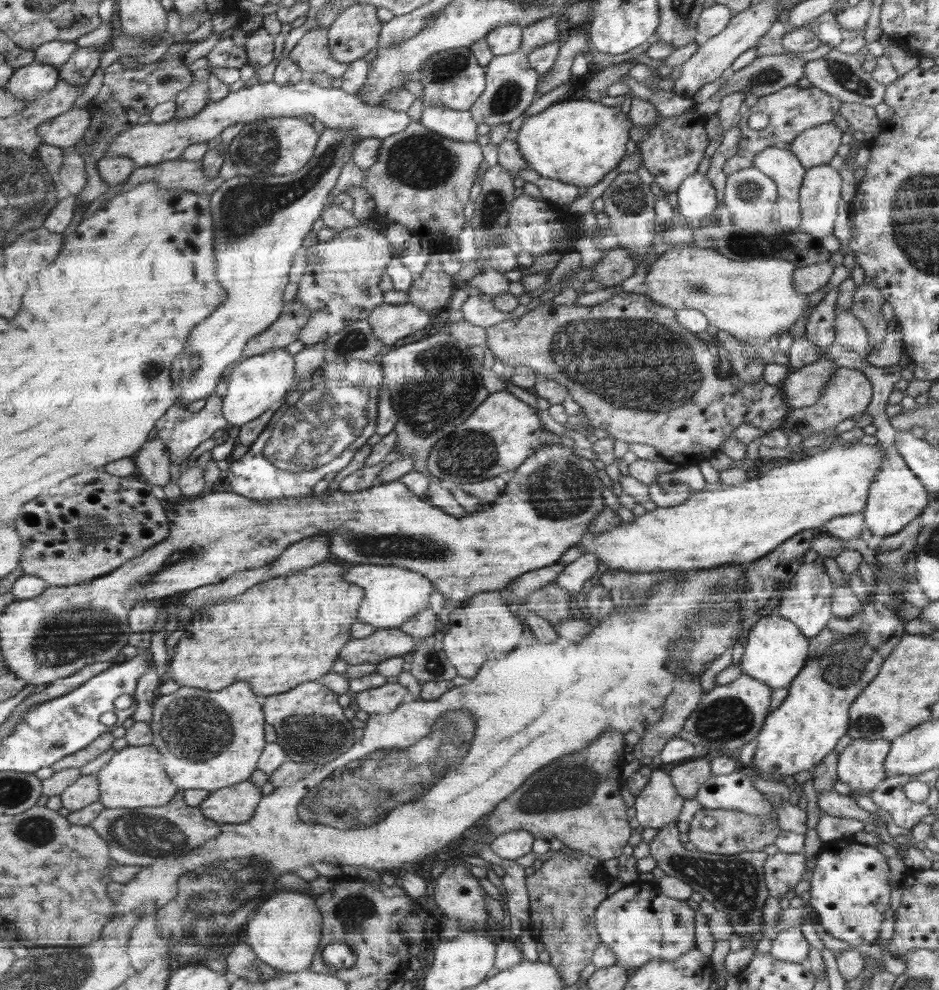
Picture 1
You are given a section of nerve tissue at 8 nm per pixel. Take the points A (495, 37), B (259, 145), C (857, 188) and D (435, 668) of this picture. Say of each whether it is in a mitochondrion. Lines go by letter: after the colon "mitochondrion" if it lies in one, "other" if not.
A: other
B: mitochondrion
C: other
D: mitochondrion

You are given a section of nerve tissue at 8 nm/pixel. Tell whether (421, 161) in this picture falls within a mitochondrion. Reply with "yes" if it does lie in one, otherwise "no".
yes

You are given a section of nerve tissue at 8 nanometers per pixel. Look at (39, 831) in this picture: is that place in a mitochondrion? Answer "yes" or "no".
yes

